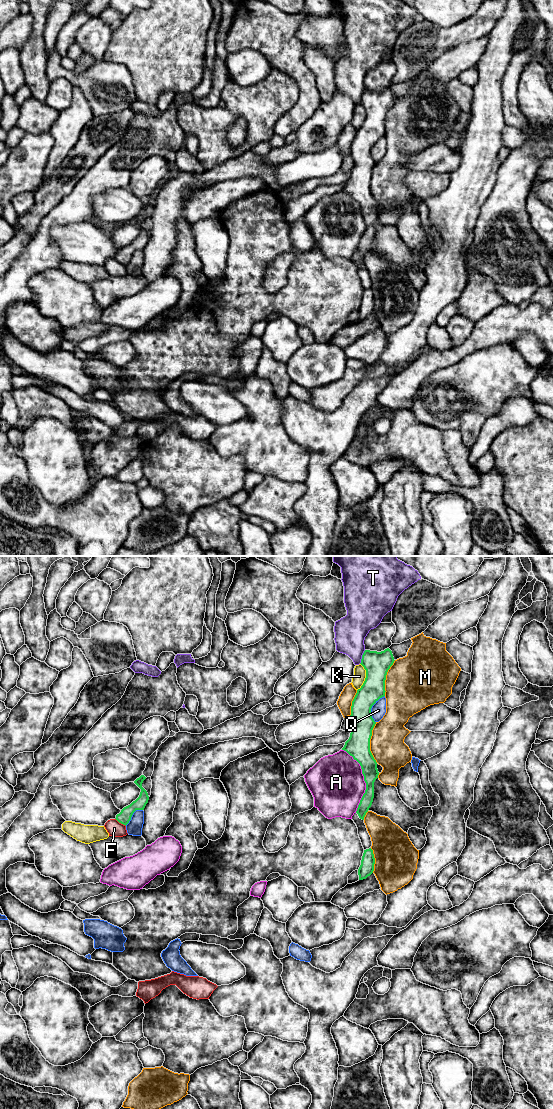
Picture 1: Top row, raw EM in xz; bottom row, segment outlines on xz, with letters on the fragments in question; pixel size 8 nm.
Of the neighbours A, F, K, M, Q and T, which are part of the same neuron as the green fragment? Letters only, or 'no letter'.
no letter

